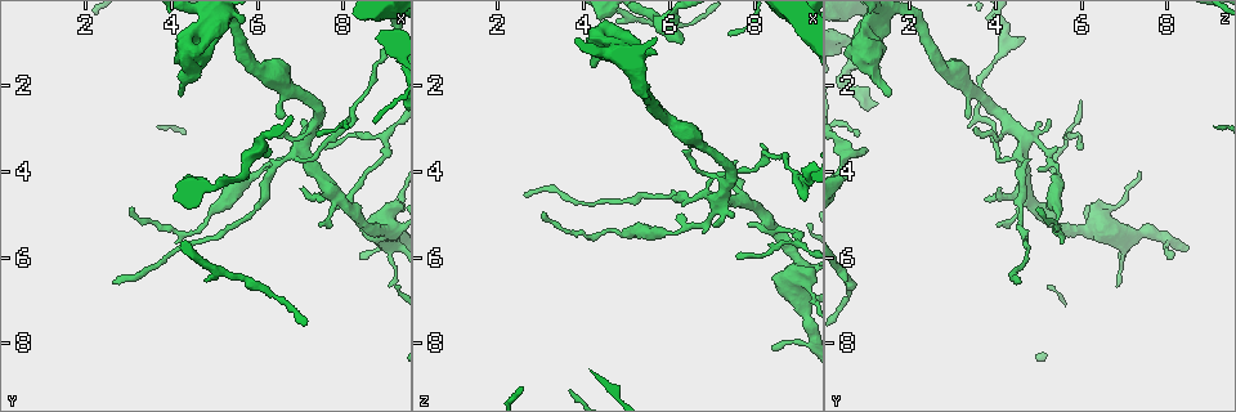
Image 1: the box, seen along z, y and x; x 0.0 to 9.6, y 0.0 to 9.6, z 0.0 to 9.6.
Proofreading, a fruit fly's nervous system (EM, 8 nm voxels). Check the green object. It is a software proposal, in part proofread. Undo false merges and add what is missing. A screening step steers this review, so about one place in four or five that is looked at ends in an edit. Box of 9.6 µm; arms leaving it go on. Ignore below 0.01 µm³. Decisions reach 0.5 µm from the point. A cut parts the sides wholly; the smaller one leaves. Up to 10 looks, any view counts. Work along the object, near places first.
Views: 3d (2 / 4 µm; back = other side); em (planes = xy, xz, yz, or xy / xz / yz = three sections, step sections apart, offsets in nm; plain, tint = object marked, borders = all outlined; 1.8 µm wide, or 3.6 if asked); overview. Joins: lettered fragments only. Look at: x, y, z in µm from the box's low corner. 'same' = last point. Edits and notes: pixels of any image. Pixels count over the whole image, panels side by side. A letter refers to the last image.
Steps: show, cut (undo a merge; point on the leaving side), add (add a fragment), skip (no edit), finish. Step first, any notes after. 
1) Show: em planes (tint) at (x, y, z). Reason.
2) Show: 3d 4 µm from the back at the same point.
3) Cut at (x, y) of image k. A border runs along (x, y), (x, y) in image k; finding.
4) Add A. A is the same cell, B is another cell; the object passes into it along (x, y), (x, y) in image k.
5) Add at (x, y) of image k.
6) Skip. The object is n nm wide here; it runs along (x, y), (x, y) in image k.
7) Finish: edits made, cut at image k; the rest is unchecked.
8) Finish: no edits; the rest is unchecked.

Show: em yz step 16 (borders) at (6.95, 4.35, 4.05). An open end.

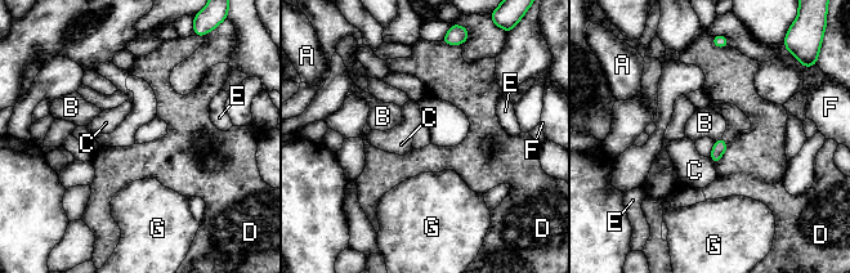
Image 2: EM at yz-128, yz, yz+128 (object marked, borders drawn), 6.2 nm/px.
Skip. A, B, C, D, E, F and G are other cells; none of them fits.

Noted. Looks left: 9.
Show: em planes (borders) at (8.35, 5.10, 5.25). Two arms in line, one across.

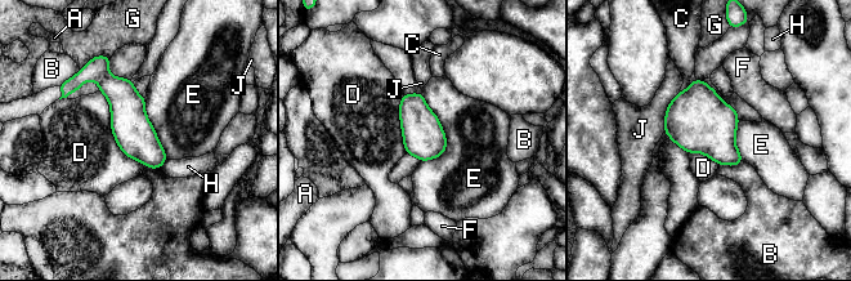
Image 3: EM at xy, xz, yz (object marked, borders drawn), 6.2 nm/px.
Skip. The object is 240 nm wide here; the longest contact is with D, 550 nm; A, B, C, D, E, F, G, H and J are other cells; all the same neuron.

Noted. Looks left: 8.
Show: em planes (borders) at (6.30, 3.45, 0.95).

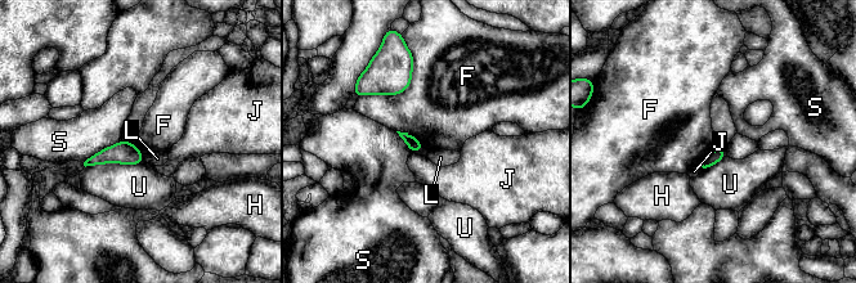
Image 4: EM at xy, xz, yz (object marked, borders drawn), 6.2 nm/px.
Skip. F, H, J, L, S and U are other cells; a border runs along (413, 57), (402, 91), (359, 97) in image 4; none of them fits.

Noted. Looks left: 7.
Show: 3d 4 µm at (8.95, 1.20, 4.10). A fork.

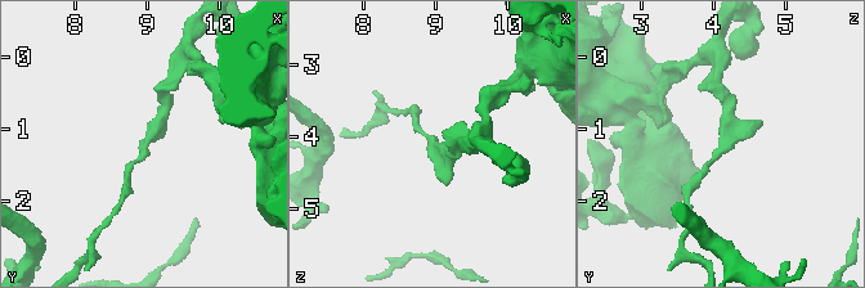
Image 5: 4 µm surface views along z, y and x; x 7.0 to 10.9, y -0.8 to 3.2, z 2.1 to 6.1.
Show: em yz step 16 (tint) at (8.95, 1.25, 4.20).

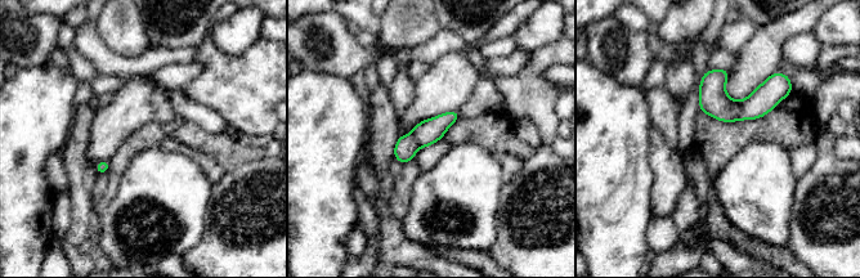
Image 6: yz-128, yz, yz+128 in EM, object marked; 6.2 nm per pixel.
Show: em xz step 8 (borders) at the same point.

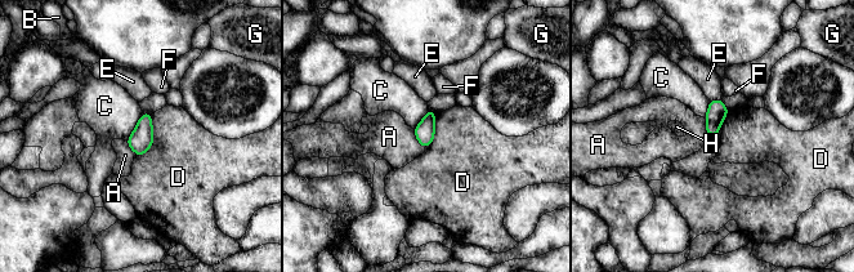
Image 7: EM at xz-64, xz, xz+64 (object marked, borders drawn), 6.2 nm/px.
Cut at (712, 129) of image 7. A, B, C, D, E, F, G and H are other cells; a border runs along (707, 120), (720, 124) in image 7; two neurons meet here.

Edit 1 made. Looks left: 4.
Finish: edits made, cut at image 7; the rest is unchecked.

